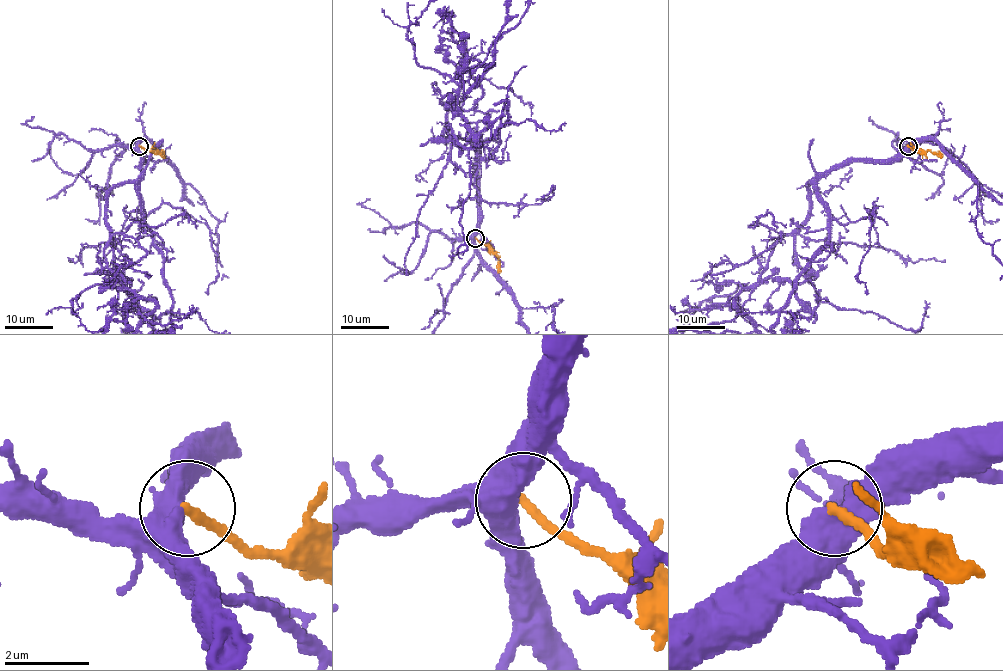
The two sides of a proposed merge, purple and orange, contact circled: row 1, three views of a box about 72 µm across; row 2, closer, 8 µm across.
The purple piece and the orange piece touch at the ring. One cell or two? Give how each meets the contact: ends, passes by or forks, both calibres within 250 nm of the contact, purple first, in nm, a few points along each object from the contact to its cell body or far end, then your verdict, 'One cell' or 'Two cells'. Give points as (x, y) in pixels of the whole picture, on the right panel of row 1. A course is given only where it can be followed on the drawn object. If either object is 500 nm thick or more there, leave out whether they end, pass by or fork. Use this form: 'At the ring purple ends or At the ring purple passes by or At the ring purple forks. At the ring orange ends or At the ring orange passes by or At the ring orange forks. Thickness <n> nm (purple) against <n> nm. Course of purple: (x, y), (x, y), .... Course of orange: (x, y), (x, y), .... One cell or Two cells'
Thickness 550 nm (purple) against 220 nm. Course of purple: (908, 146), (807, 185), (809, 215), (736, 295), (754, 330), (676, 331). Course of orange: (908, 146), (914, 151), (939, 153), (943, 157). Two cells

